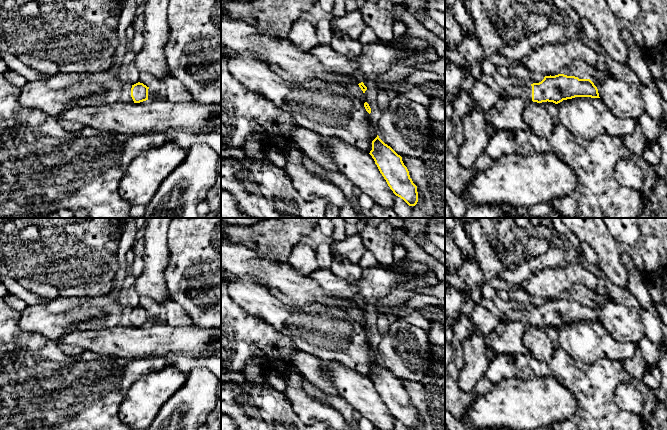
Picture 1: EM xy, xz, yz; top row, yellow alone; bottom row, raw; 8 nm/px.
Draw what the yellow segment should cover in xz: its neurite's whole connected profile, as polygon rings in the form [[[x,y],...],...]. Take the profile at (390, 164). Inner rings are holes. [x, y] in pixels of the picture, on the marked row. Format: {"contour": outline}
{"contour": [[[378,135],[372,141],[372,150],[369,154],[393,193],[409,206],[415,206],[418,202],[417,186],[410,178],[402,157],[385,144]]]}

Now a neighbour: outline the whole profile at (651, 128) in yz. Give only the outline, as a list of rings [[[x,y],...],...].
[[[645,112],[639,117],[637,122],[647,143],[657,143],[662,130],[661,119],[653,119],[647,112]]]

